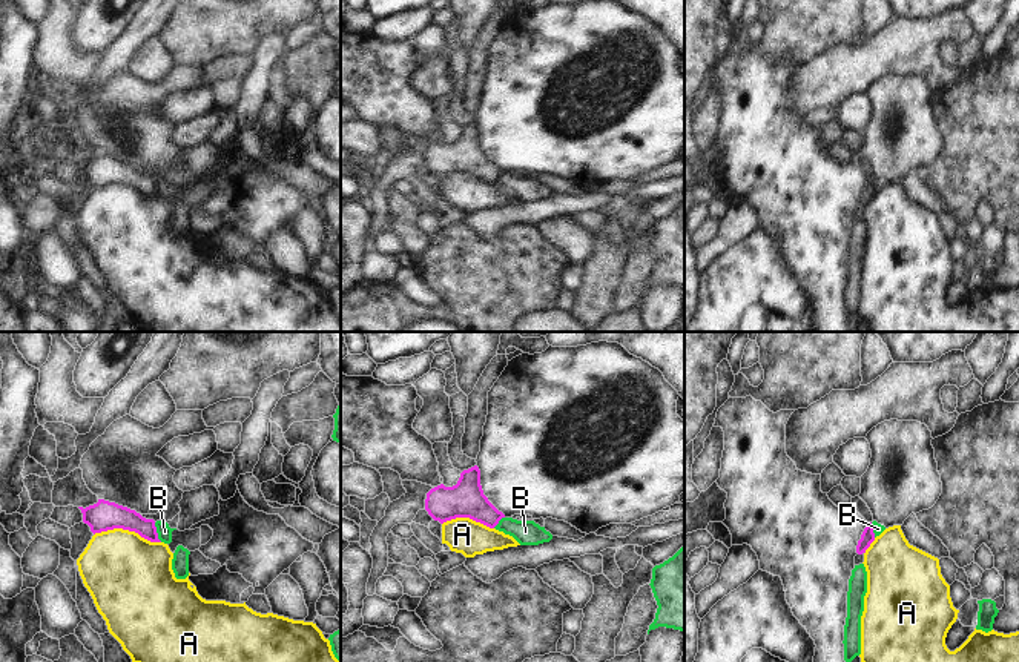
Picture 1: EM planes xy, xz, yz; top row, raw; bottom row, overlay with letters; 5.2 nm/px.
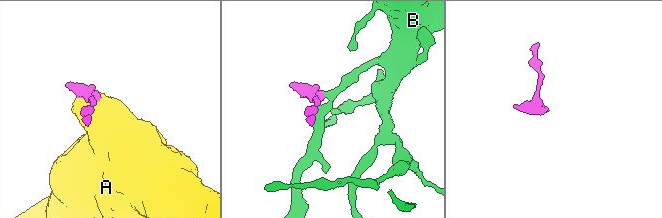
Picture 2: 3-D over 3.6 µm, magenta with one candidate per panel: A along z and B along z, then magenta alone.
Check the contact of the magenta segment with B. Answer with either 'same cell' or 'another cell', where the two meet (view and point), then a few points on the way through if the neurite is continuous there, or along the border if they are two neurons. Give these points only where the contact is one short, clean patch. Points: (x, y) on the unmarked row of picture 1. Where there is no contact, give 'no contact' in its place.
another cell; meets magenta in xy at (155, 188); border along xy (154, 178), (157, 192), (161, 197)

